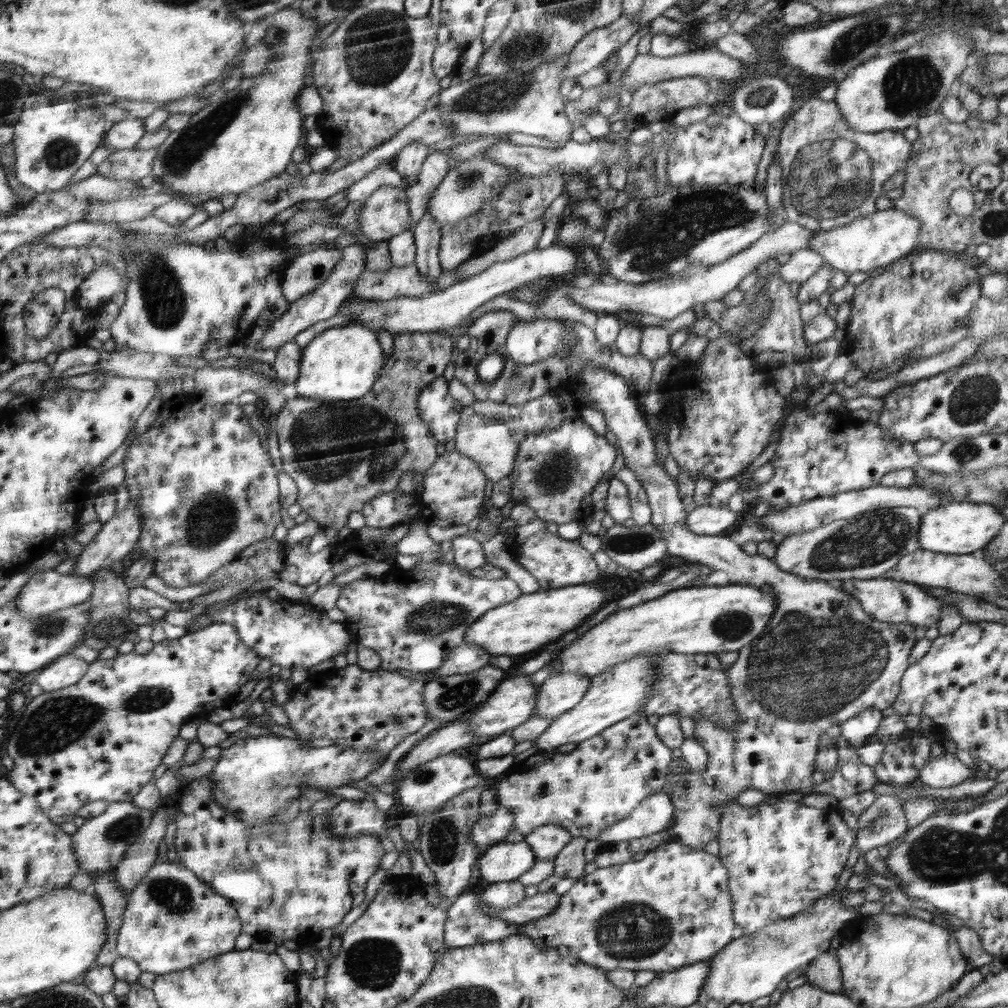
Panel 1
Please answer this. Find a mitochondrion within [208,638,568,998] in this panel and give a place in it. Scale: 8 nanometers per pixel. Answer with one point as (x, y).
(375, 962)

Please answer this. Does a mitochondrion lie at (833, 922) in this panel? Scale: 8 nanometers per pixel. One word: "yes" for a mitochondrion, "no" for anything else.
no

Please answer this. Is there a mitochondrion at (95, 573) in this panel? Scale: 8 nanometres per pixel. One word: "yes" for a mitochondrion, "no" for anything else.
no

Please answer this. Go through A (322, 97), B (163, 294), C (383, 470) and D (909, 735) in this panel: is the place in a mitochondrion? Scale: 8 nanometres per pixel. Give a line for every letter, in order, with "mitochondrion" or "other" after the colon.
A: other
B: mitochondrion
C: mitochondrion
D: other

